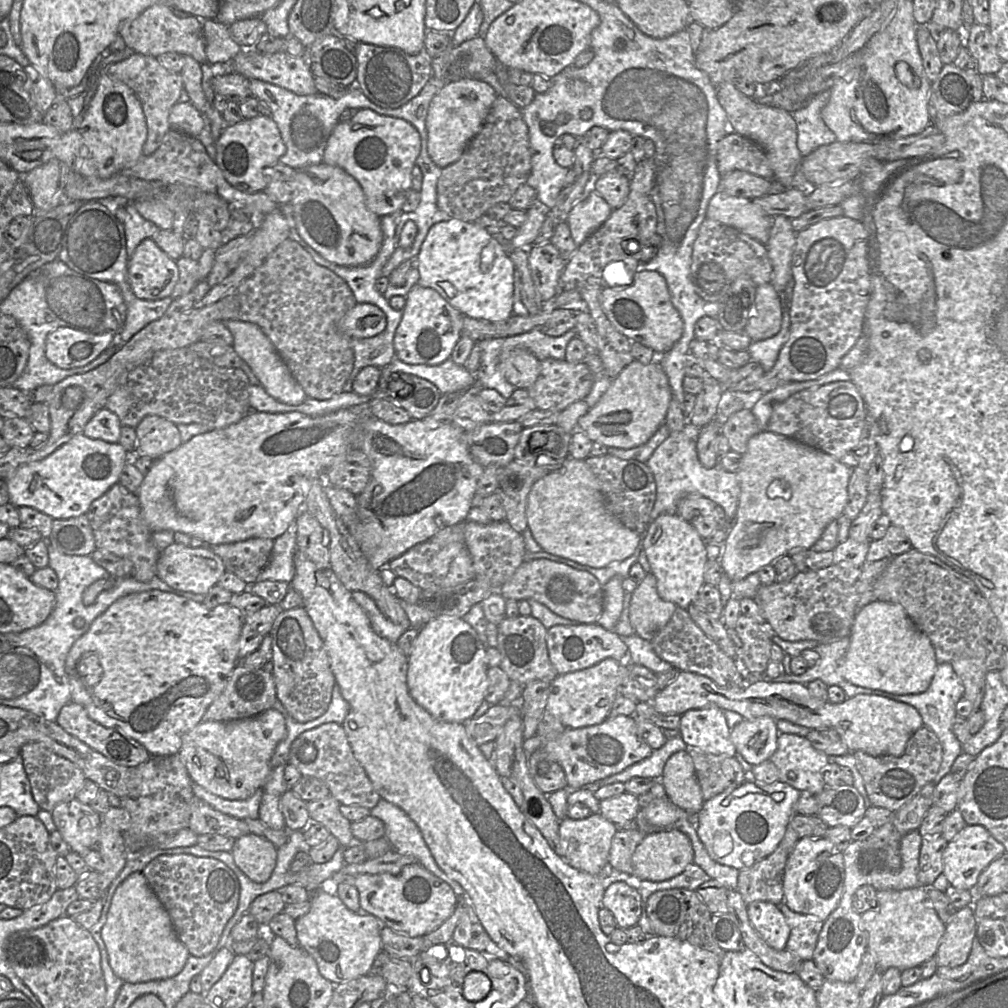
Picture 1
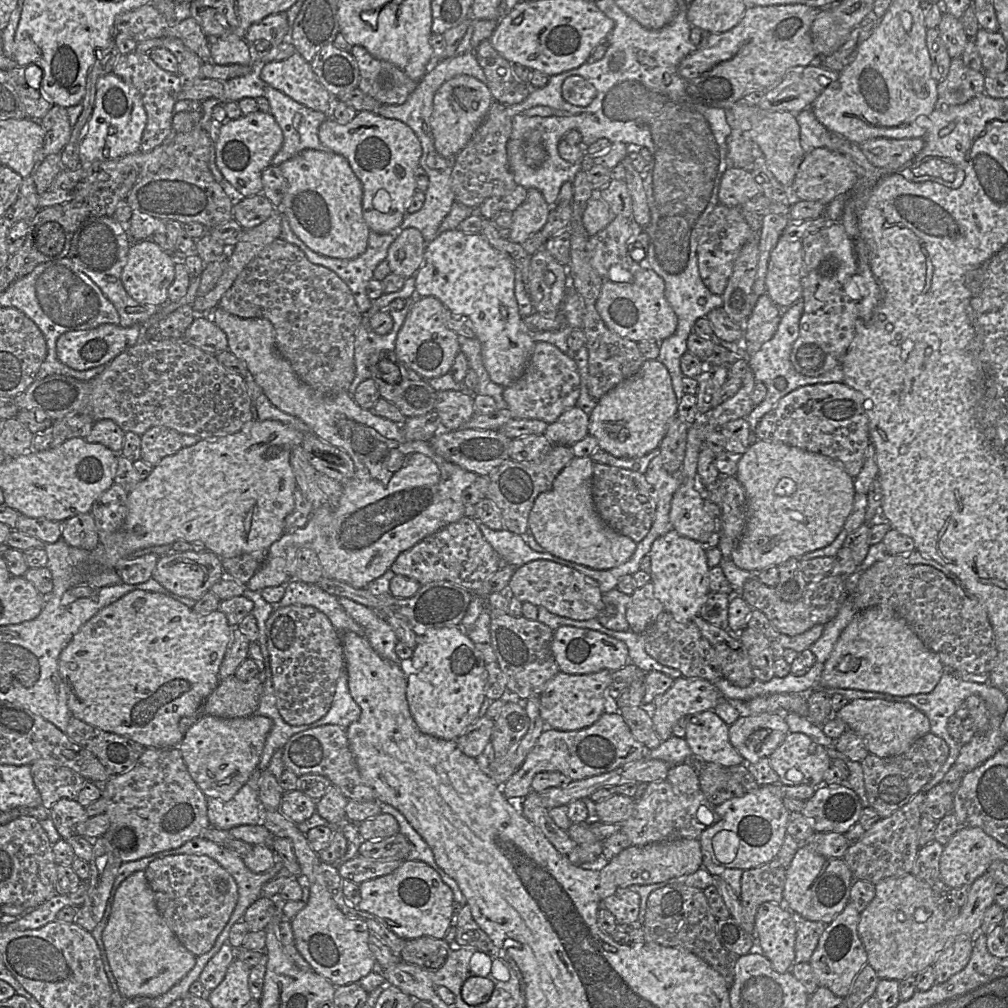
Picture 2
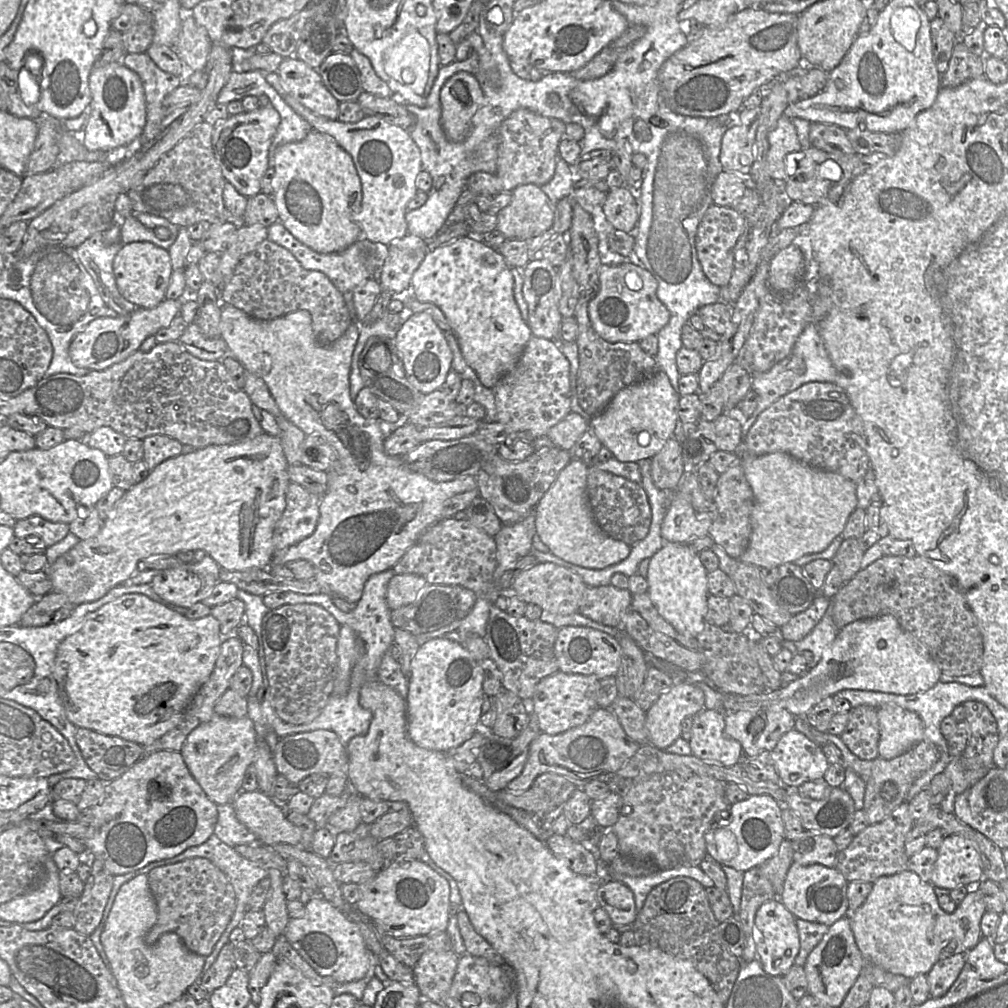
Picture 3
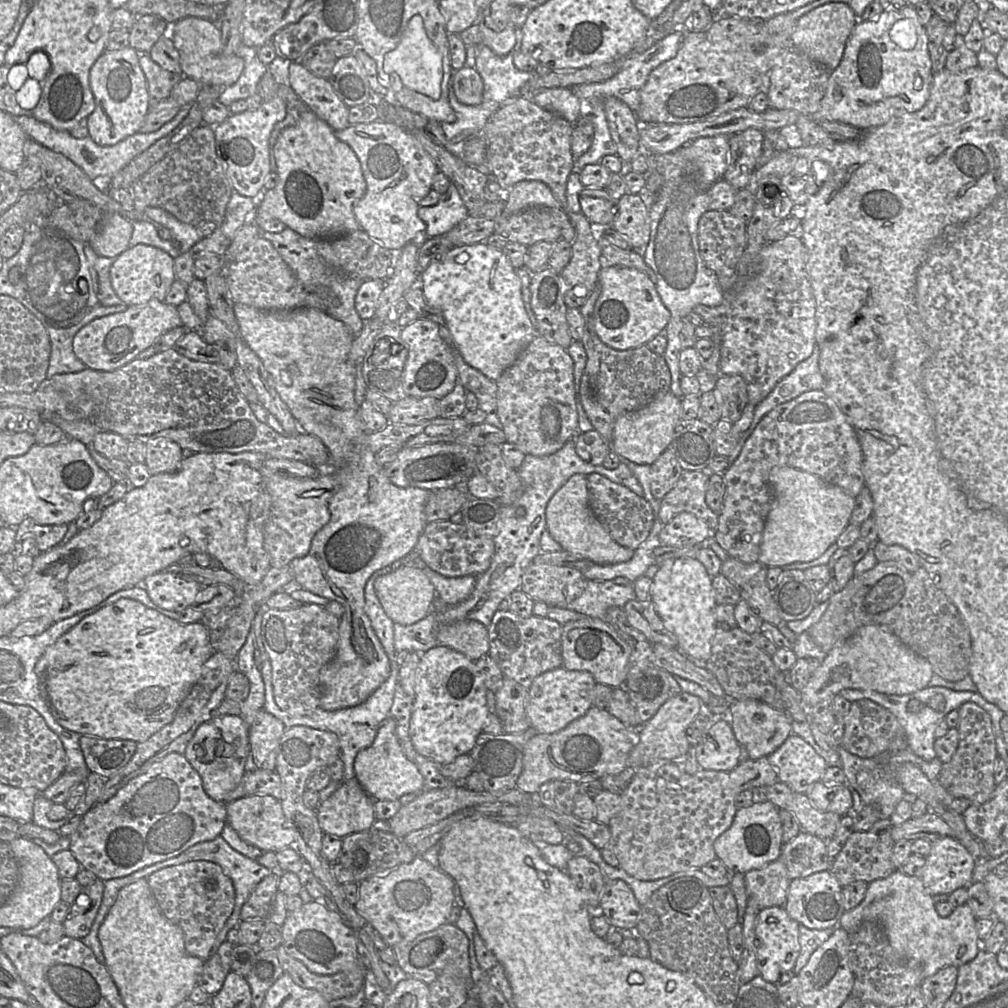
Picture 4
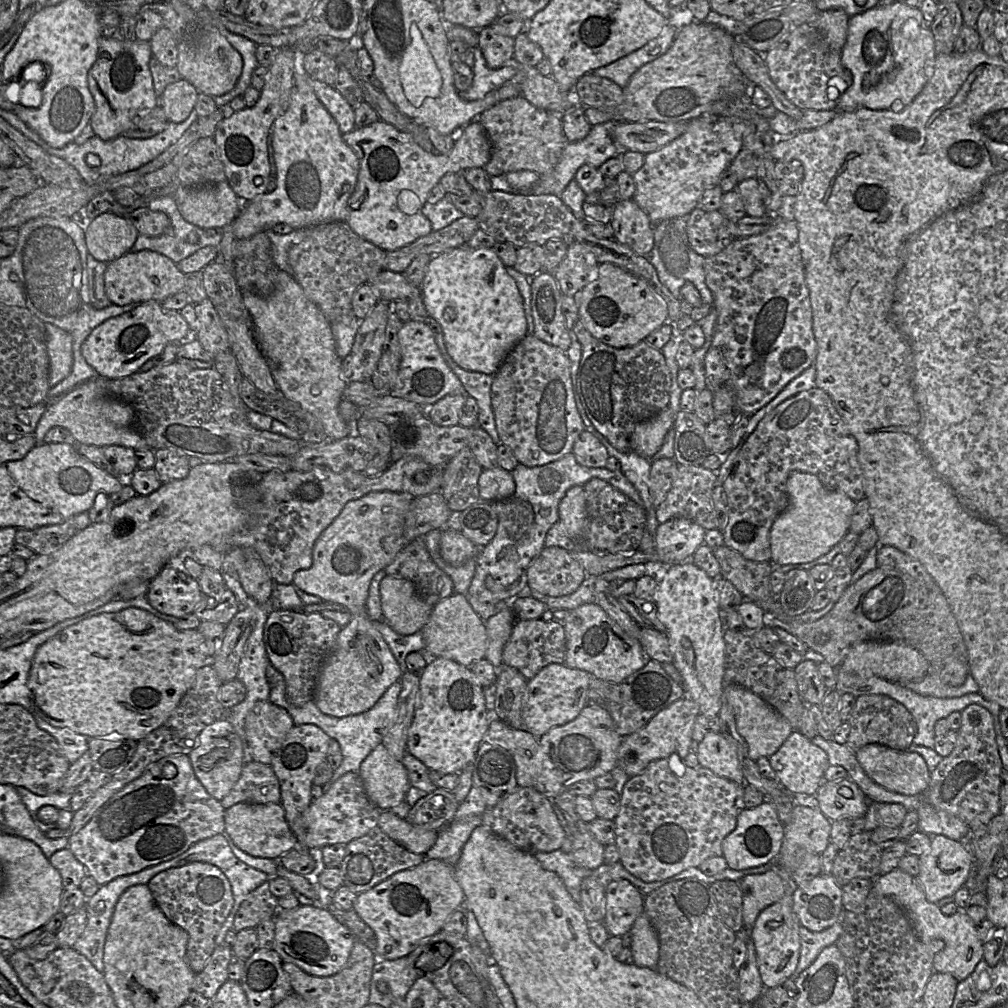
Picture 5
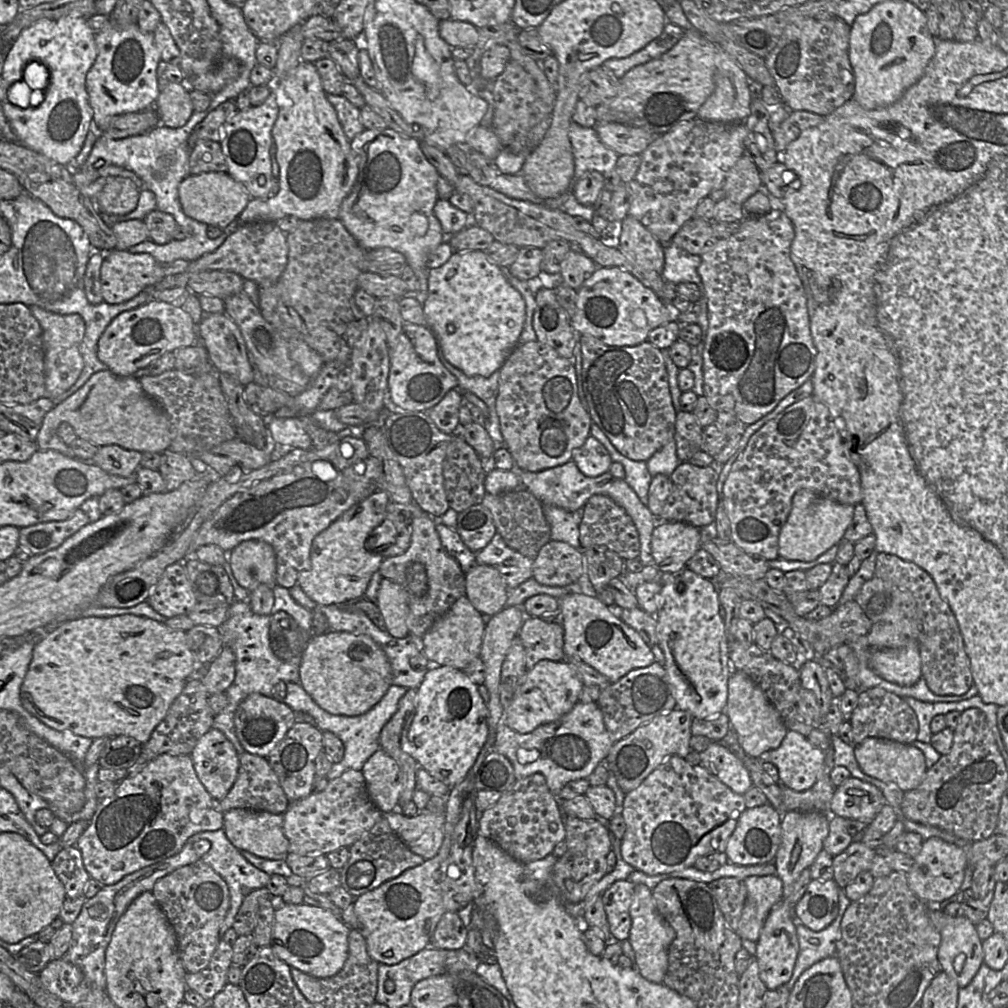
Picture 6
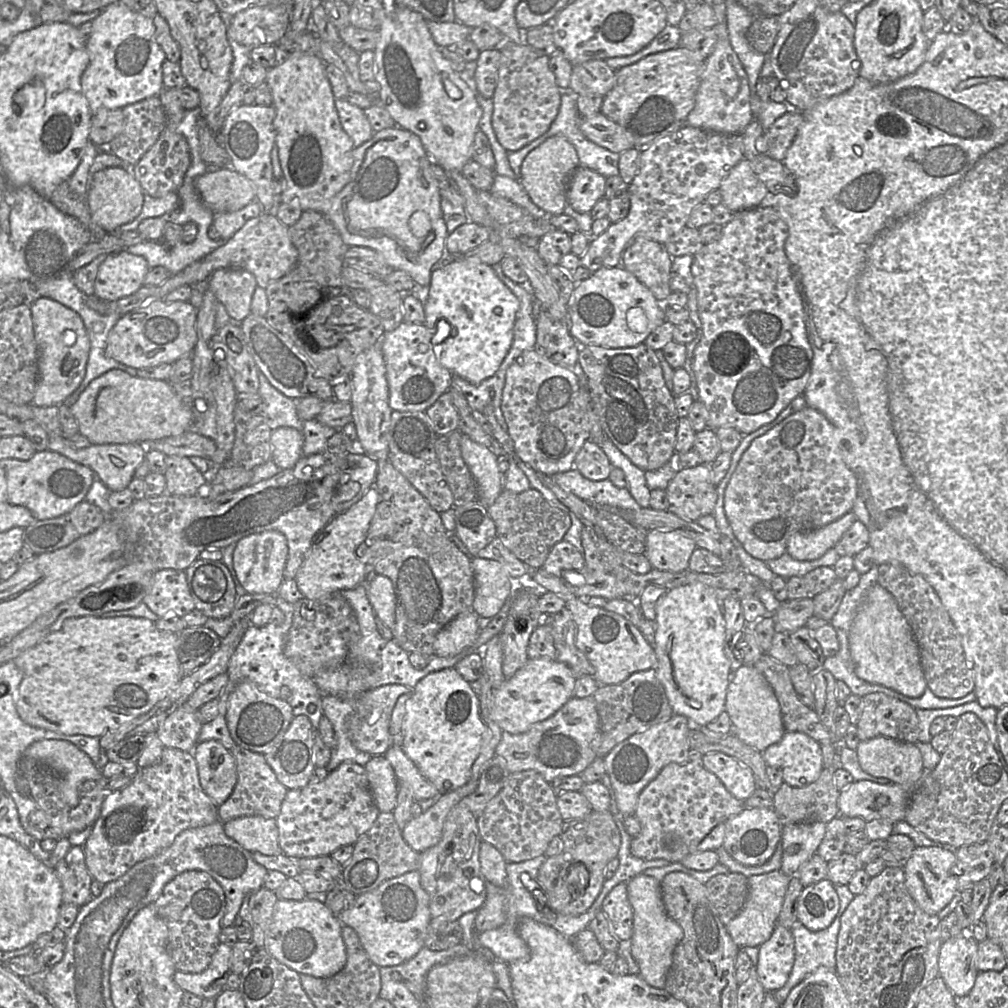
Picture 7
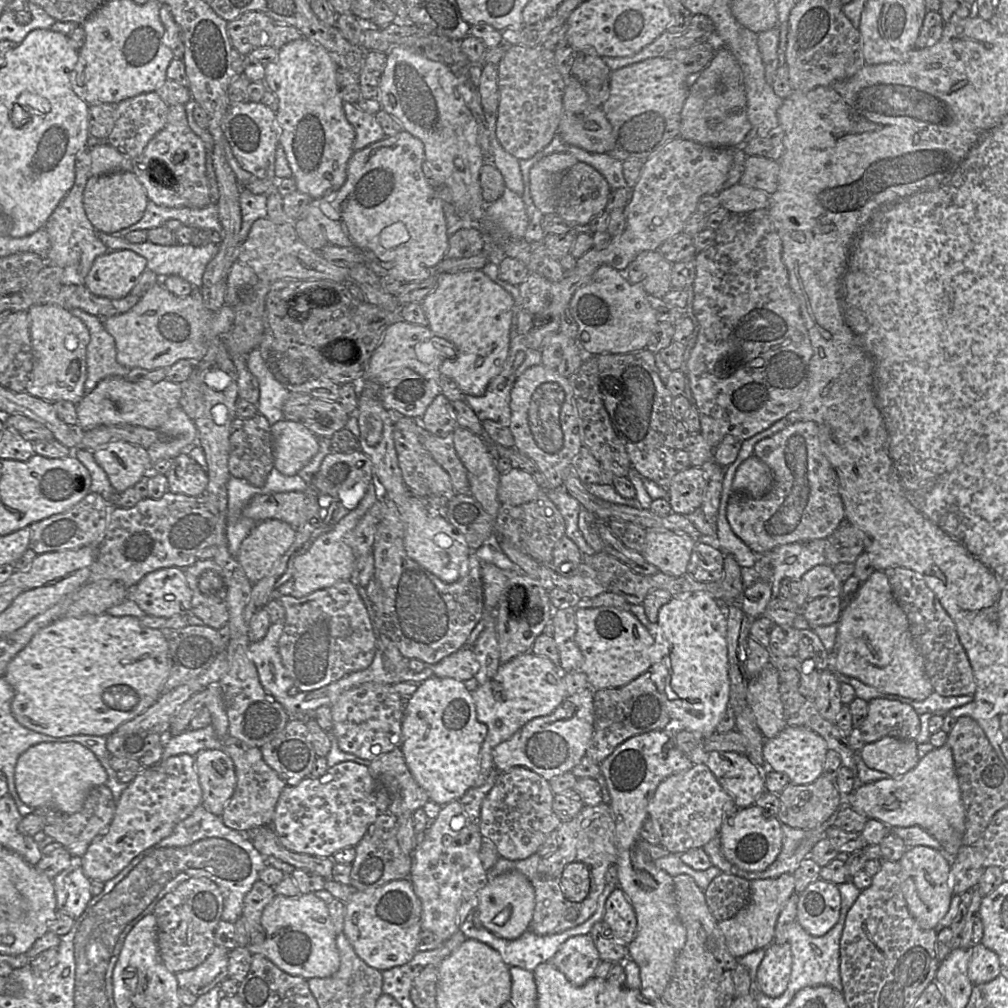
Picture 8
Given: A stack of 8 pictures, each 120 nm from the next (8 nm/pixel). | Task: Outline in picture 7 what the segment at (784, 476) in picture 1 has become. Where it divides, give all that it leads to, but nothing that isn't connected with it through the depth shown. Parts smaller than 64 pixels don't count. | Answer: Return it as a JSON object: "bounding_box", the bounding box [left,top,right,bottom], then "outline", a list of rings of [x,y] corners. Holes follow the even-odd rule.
{"bounding_box":[786,511,856,561],"outline":[[[853,511],[819,529],[796,532],[787,541],[786,552],[798,561],[812,561],[834,548],[843,534],[856,521]]]}

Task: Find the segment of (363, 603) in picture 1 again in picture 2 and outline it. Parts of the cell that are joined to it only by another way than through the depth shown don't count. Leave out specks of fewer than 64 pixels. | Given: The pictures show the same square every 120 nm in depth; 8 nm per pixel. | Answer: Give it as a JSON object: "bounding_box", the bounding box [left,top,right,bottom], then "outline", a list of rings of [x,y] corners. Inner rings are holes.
{"bounding_box":[338,597,401,666],"outline":[[[345,597],[338,600],[345,611],[363,627],[365,637],[374,651],[401,666],[401,660],[395,652],[398,639],[392,627],[371,608]]]}

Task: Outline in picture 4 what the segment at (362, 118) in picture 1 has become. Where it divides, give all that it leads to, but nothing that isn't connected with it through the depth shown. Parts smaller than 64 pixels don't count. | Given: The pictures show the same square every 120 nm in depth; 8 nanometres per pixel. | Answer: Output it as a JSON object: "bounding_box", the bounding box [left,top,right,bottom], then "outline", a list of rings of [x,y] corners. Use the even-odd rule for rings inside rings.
{"bounding_box":[335,120,439,254],"outline":[[[381,120],[349,125],[335,131],[335,135],[357,155],[366,182],[365,193],[353,209],[359,229],[394,254],[410,242],[428,238],[426,224],[417,211],[419,202],[432,190],[433,177],[439,171],[413,135]]]}

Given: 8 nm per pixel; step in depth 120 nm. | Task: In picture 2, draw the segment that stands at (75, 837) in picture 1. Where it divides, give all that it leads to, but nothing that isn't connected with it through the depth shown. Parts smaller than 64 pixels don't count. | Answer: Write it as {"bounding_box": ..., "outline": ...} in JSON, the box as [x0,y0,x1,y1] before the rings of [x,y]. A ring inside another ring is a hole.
{"bounding_box":[50,799,87,838],"outline":[[[60,799],[50,809],[53,824],[61,838],[77,835],[76,826],[87,819],[85,807],[77,800]]]}

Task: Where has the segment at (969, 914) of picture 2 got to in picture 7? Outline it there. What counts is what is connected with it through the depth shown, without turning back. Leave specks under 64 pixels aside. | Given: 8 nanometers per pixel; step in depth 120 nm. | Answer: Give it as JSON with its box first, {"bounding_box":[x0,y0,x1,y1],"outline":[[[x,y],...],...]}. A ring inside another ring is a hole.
{"bounding_box":[939,932,978,998],"outline":[[[968,932],[943,941],[939,951],[939,976],[956,998],[967,995],[978,974],[978,942]]]}

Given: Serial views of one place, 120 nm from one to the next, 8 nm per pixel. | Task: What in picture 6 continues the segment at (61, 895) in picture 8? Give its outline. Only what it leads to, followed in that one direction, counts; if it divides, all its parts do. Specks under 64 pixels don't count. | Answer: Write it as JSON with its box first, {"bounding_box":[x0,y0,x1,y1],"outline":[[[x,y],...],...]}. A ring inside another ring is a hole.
{"bounding_box":[51,845,90,898],"outline":[[[76,845],[62,848],[51,864],[68,898],[84,896],[90,876],[84,868],[82,853]]]}

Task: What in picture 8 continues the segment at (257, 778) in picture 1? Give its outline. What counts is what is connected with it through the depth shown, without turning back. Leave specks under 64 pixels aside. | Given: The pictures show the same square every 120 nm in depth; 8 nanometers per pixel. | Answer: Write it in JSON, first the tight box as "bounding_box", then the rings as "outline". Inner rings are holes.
{"bounding_box":[195,749,237,816],"outline":[[[203,749],[195,755],[195,768],[202,789],[202,803],[221,816],[237,783],[231,757],[222,749]]]}

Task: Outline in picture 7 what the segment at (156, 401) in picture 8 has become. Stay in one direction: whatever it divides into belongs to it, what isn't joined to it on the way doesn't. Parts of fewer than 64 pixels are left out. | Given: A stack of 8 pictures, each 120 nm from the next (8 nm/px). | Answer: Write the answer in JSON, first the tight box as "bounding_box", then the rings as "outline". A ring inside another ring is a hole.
{"bounding_box":[70,369,193,444],"outline":[[[111,369],[93,379],[70,406],[79,433],[91,444],[143,443],[177,436],[192,428],[193,412],[177,395],[168,380],[132,376]]]}

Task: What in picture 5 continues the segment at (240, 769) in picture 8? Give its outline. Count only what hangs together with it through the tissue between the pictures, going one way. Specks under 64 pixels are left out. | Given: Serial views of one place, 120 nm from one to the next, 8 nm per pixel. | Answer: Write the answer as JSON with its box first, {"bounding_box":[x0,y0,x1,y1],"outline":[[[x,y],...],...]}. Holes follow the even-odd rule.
{"bounding_box":[220,761,281,809],"outline":[[[256,761],[245,763],[238,781],[220,802],[225,809],[239,802],[281,803],[278,778],[270,765]]]}

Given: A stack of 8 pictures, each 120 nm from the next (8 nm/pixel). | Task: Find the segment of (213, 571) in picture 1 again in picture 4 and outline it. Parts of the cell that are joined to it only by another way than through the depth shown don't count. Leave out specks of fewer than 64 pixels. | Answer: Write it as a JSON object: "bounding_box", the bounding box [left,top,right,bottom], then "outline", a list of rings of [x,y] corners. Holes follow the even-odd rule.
{"bounding_box":[143,571,202,612],"outline":[[[160,571],[143,580],[143,587],[157,606],[181,612],[194,604],[202,585],[174,572]]]}

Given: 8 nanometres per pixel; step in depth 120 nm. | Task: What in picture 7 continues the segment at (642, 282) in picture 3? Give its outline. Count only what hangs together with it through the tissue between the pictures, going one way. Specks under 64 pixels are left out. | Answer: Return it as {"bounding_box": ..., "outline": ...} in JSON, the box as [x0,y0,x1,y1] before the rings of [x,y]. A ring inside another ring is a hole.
{"bounding_box":[568,265,666,347],"outline":[[[622,265],[602,267],[576,284],[568,301],[569,332],[582,346],[634,347],[666,321],[664,305]]]}

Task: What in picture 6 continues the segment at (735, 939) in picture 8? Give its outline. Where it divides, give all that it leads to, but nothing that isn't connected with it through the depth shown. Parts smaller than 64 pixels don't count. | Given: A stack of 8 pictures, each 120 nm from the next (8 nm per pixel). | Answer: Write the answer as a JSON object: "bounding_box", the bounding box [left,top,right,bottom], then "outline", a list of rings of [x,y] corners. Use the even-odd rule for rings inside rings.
{"bounding_box":[736,875,783,942],"outline":[[[777,875],[748,876],[744,882],[747,897],[736,933],[757,942],[768,914],[782,899],[783,884]]]}

